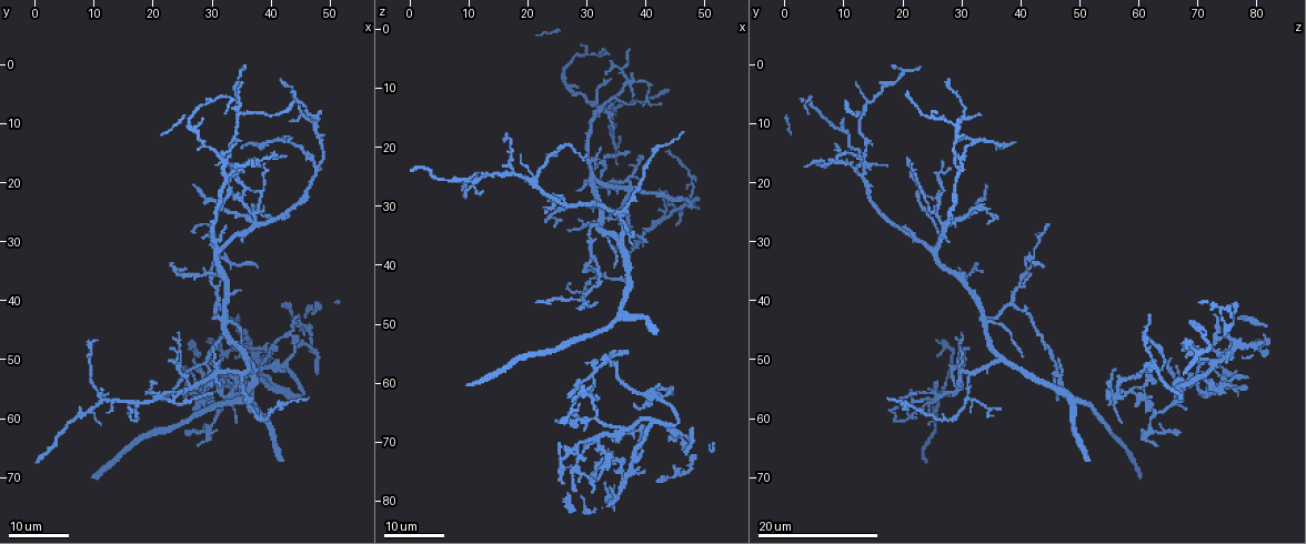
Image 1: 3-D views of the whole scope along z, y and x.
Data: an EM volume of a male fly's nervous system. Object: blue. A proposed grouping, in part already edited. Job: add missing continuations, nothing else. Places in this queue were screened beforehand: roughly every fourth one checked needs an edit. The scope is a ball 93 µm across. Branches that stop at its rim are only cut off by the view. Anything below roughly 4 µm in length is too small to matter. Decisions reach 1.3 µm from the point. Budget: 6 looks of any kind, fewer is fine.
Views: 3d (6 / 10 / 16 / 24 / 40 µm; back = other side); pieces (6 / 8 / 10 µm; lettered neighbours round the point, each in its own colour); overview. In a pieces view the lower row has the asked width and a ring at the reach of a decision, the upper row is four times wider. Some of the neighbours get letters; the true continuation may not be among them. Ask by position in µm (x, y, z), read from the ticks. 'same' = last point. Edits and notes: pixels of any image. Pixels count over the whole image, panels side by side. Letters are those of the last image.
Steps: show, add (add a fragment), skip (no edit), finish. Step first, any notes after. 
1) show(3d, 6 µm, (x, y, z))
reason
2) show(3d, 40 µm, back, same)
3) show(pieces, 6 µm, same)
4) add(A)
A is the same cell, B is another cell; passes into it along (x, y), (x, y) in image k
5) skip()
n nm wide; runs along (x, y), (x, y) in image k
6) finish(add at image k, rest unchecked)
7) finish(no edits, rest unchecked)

show(3d, 24 µm, (42.0, 52.0, 60.5))
branch stops here

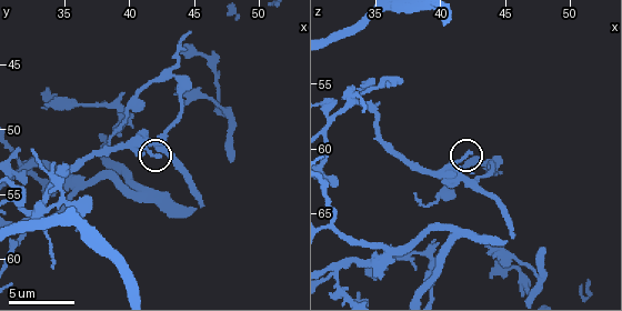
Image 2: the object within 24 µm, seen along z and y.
show(pieces, 6 µm, (42.2, 52.2, 60.4))

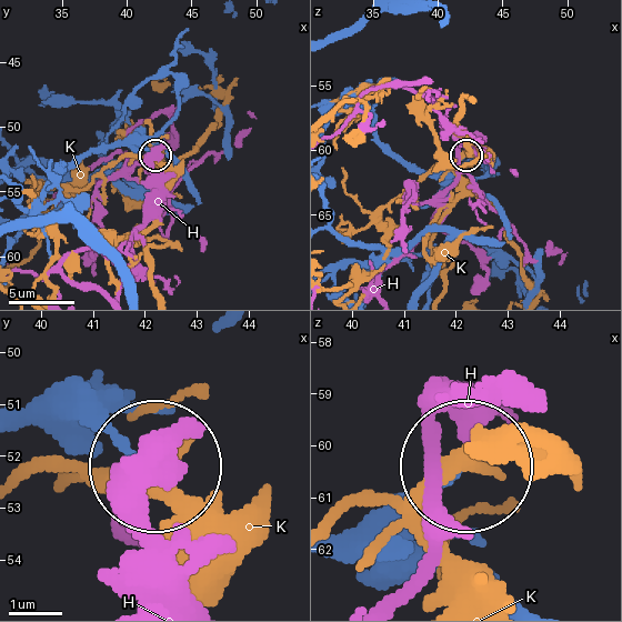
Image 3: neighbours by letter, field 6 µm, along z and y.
skip()
H and K are other cells; no lettered fragment goes on from it

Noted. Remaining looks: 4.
show(3d, 16 µm, (37.0, 16.0, 20.5))
end of a long branch

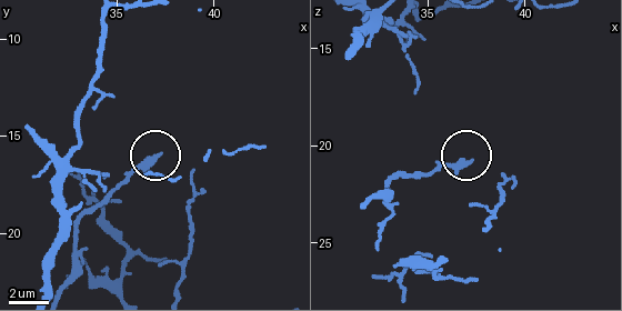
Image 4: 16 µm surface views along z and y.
show(pieces, 10 µm, (37.1, 16.0, 20.9))
what lies round it

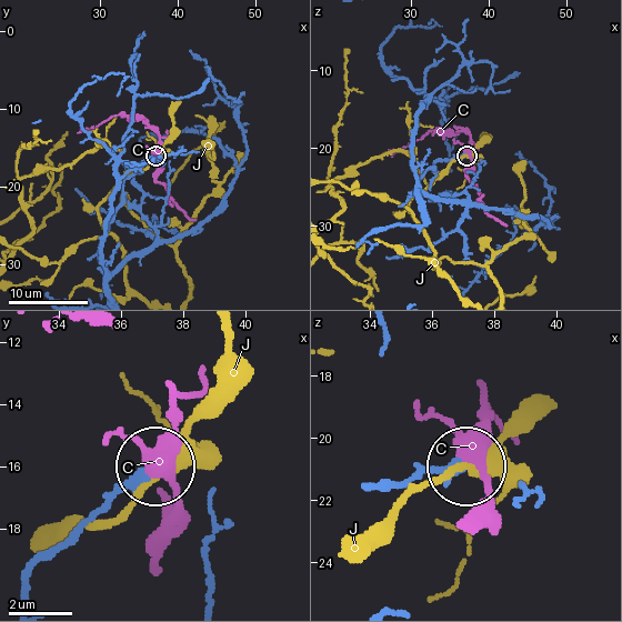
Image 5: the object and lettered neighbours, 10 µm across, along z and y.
skip()
C and J are other cells; runs along (383, 484), (460, 469) in image 5; none of them fits

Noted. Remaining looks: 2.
show(3d, 24 µm, (43.5, 4.5, 21.0))
end of a long branch

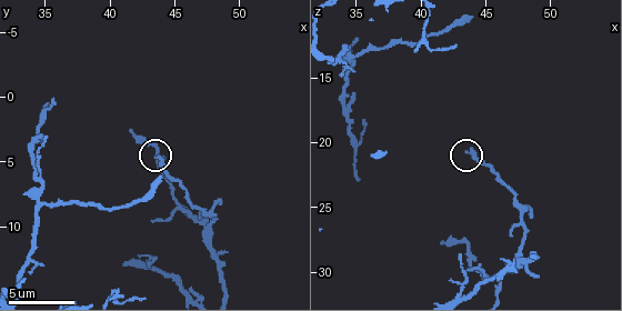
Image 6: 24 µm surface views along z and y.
show(pieces, 6 µm, same)
what lies round it

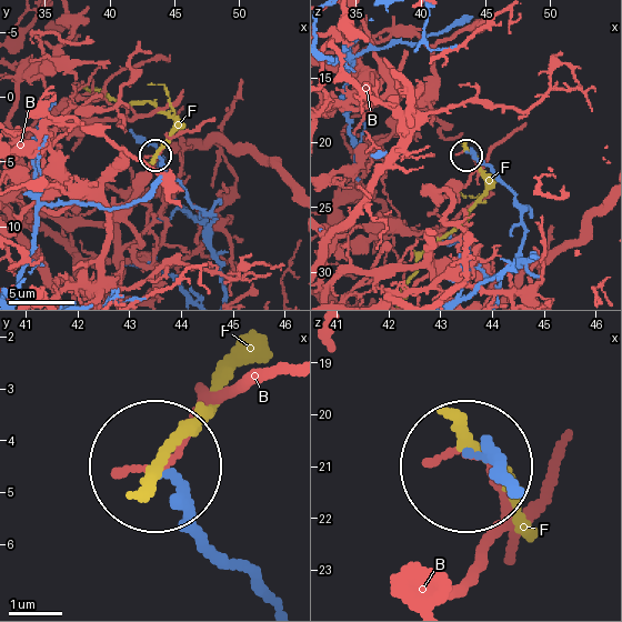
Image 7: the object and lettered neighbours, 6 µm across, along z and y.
skip()
B and F are other cells; runs along (269, 598), (202, 531), (167, 470) in image 7; no lettered fragment goes on from it

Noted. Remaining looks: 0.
finish(no edits, rest unchecked)

